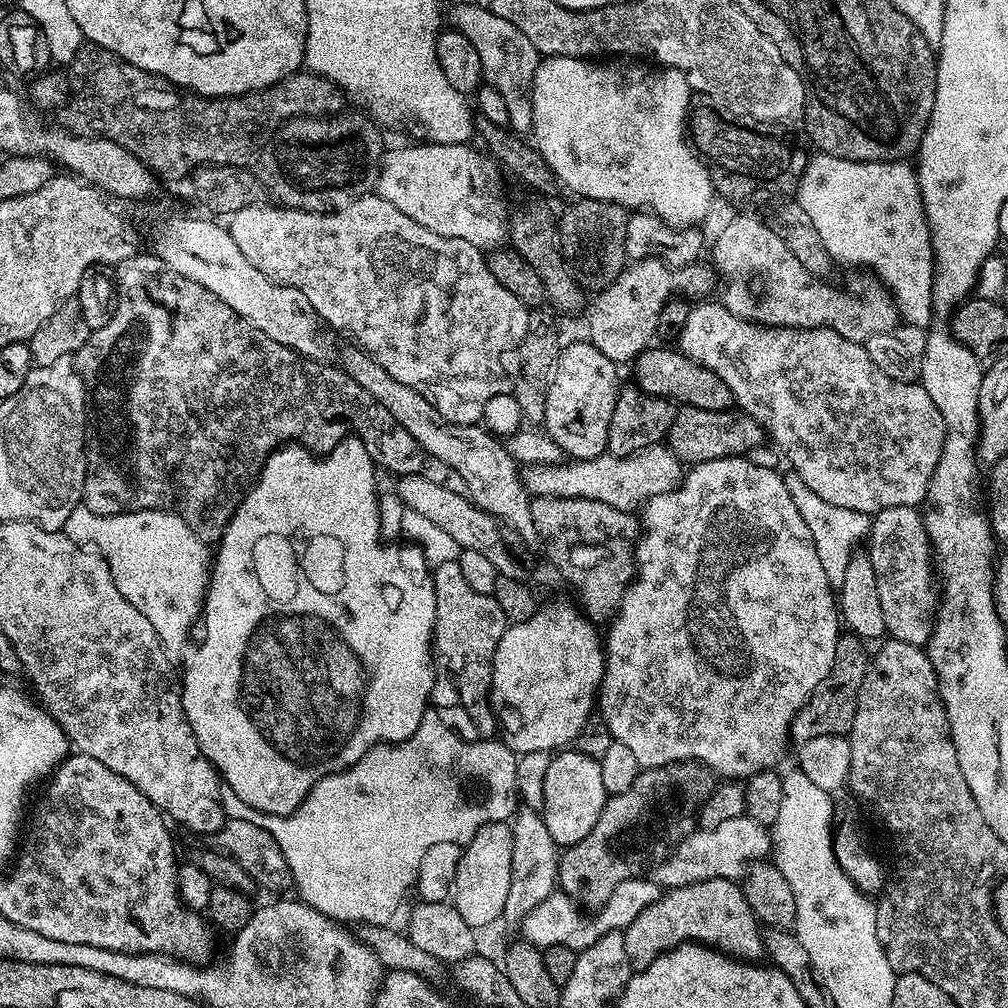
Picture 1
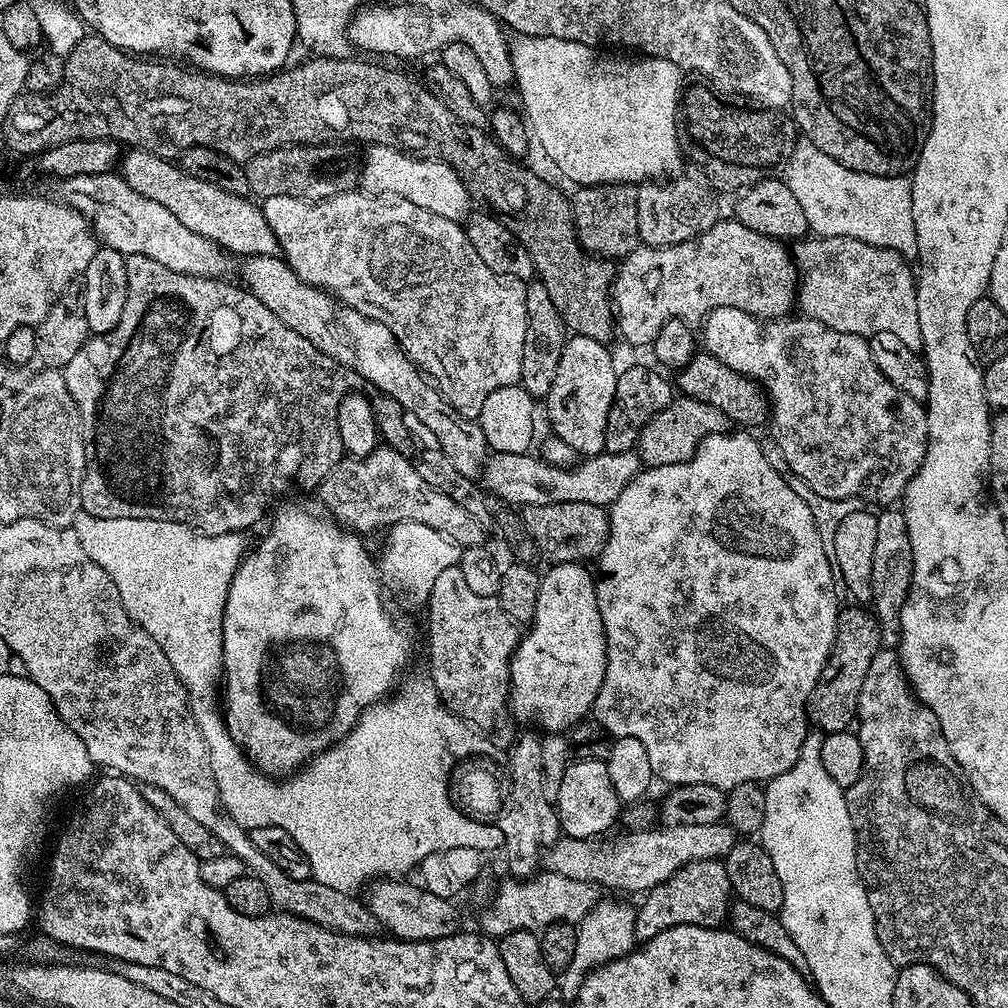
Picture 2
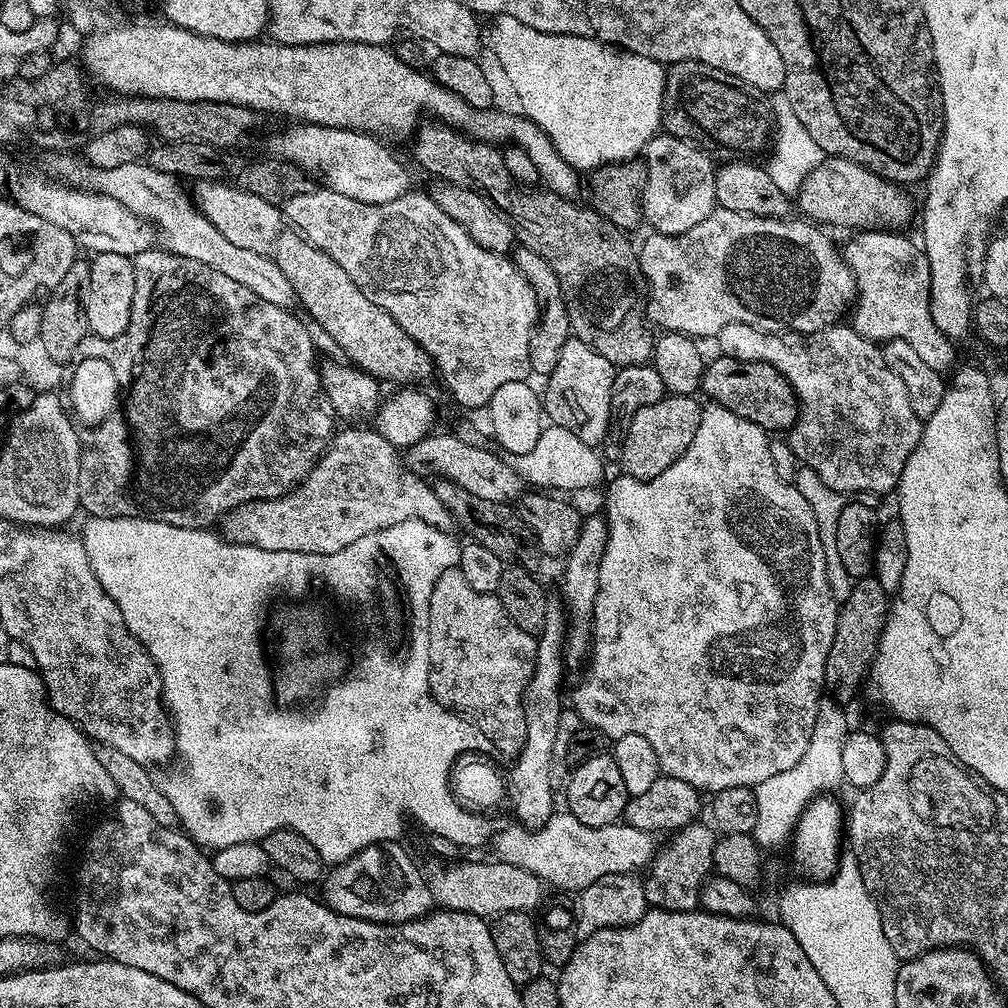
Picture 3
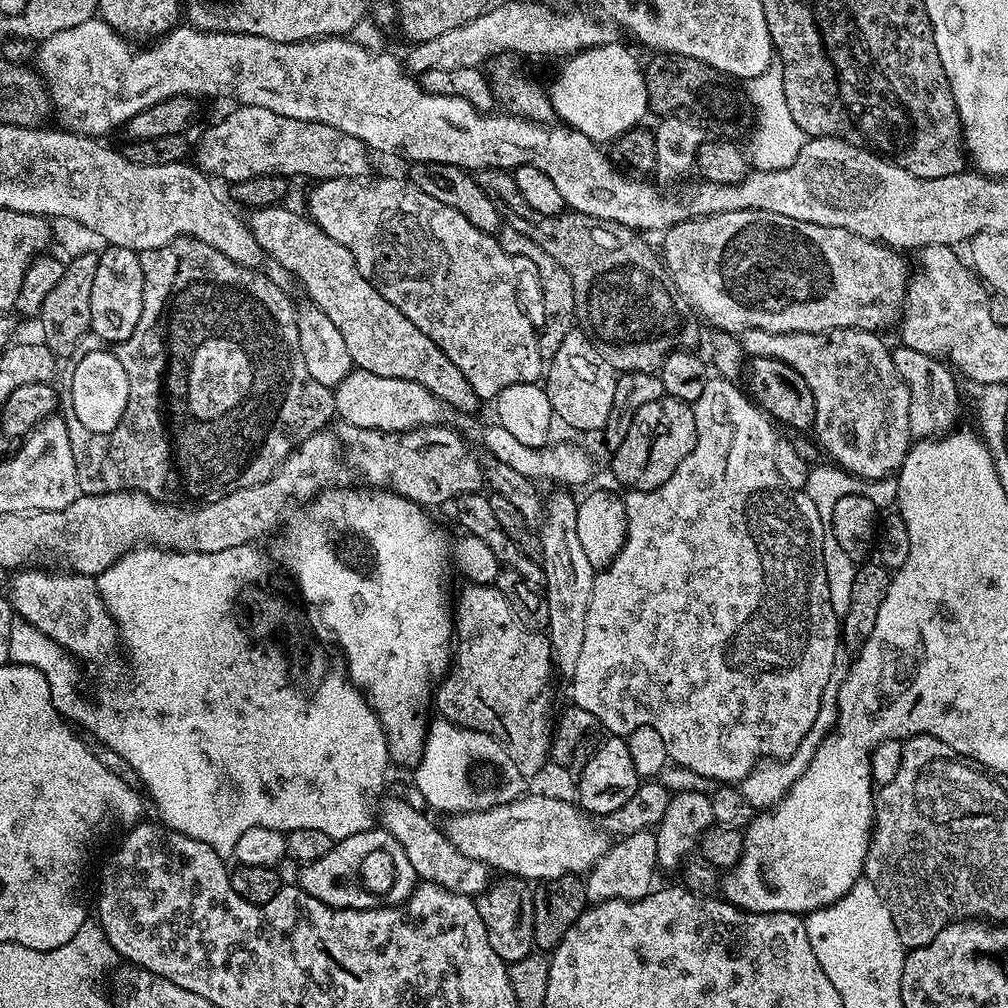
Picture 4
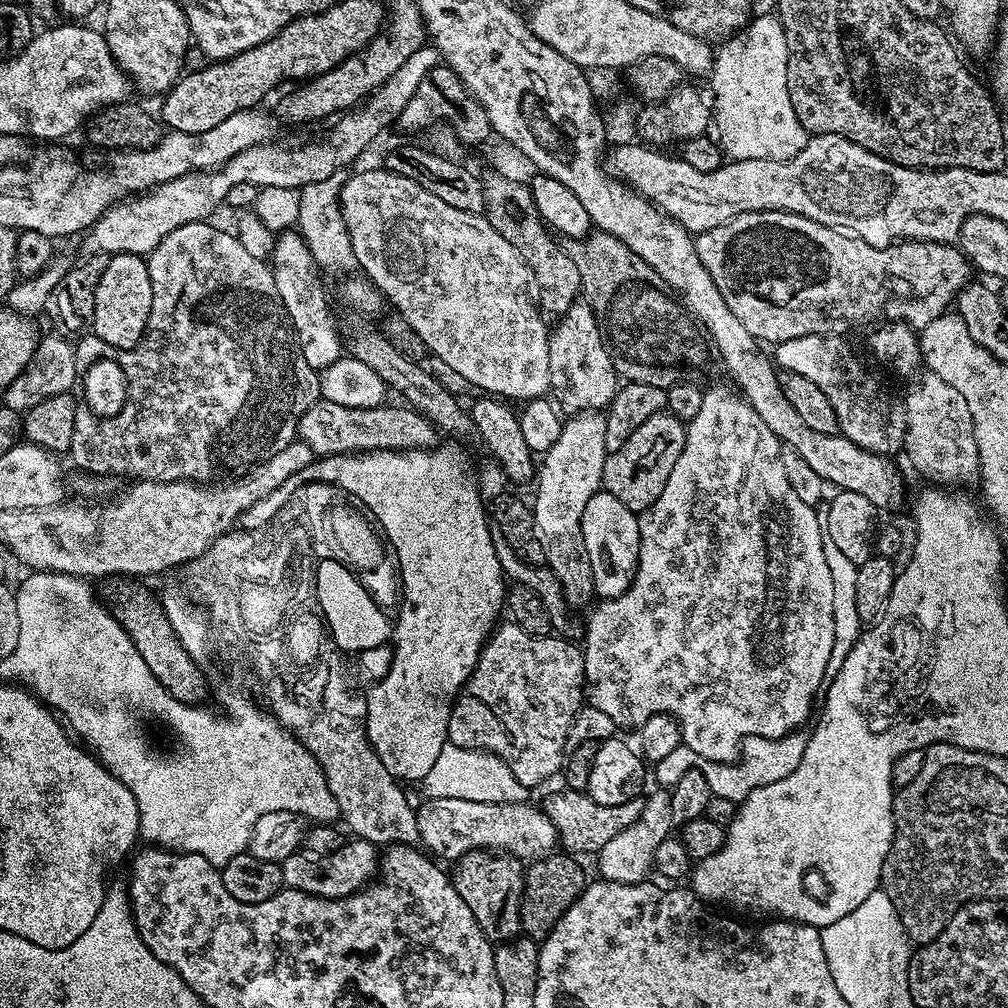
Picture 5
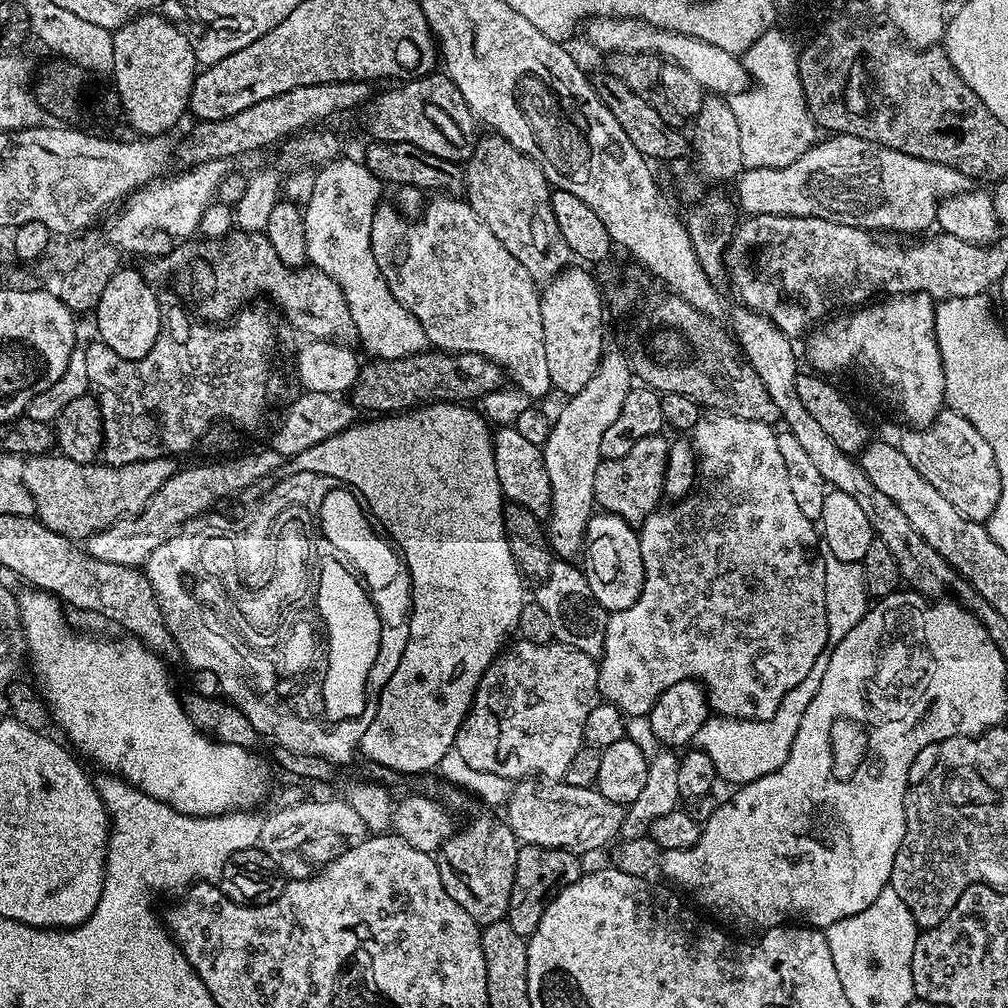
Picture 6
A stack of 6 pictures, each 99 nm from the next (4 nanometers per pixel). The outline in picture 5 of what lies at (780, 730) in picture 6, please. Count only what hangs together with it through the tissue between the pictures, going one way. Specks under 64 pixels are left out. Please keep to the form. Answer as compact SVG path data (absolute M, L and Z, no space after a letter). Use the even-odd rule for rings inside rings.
M802 734L770 739L761 736L747 736L740 745L739 756L734 763L722 764L705 761L701 771L710 785L712 795L727 798L739 804L756 788L770 785L796 770L805 753L807 737Z

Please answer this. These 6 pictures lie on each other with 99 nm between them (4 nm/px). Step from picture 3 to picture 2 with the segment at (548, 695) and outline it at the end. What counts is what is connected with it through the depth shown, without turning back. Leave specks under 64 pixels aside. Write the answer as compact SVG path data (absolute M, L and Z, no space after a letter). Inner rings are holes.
M528 730L525 734L517 735L510 751L507 753L507 785L504 793L504 808L498 817L498 823L504 835L504 848L513 856L508 868L513 877L528 878L537 871L538 861L545 851L561 839L560 817L556 811L556 805L546 795L544 790L544 771L542 770L542 739L535 736L535 731Z

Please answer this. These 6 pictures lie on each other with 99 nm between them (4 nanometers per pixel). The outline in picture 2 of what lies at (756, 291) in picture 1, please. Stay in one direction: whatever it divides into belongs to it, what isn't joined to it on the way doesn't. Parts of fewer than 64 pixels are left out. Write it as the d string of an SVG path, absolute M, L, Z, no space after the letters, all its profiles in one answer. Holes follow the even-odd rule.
M825 236L808 238L799 245L798 264L802 275L798 280L796 302L805 317L822 322L831 329L868 339L874 334L895 334L906 346L916 351L923 349L921 326L918 324L916 276L908 269L909 261L889 248L870 246L858 238Z

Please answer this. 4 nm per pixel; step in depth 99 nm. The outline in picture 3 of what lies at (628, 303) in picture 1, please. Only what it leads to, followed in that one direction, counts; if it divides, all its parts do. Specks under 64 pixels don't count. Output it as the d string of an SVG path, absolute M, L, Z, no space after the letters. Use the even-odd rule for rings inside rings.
M717 207L698 226L686 230L682 234L664 236L660 232L652 232L644 240L644 245L639 245L640 272L644 275L646 292L650 299L646 304L646 312L654 323L664 332L684 332L687 336L701 338L700 336L719 337L722 326L730 322L746 322L746 326L760 328L764 332L817 332L823 328L833 327L840 315L847 313L853 307L856 298L856 276L845 262L839 247L832 245L832 240L827 236L823 227L809 222L807 219L792 220L785 218L778 220L769 216L751 216L750 214L738 214L734 210L726 210Z

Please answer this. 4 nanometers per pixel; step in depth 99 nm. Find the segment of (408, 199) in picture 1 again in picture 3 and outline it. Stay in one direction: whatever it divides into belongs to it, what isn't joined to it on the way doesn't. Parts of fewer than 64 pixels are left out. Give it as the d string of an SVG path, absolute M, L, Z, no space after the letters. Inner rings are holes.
M303 122L293 123L292 128L272 136L268 140L268 148L273 157L286 160L298 166L309 177L320 176L319 183L325 188L334 190L338 194L346 194L346 198L354 198L358 202L367 204L381 204L382 202L394 202L394 198L405 196L413 187L412 176L404 169L404 164L387 148L383 139L377 138L366 132L355 132L349 128L331 128L330 126L318 126Z

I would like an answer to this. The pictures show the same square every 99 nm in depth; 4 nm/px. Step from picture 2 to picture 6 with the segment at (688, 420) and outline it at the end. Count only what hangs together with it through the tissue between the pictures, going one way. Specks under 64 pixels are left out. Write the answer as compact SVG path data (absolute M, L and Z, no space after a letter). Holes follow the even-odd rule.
M661 434L642 438L622 458L601 459L594 474L592 499L597 509L622 518L627 524L639 526L644 519L661 507L662 489L666 478L666 462L670 440Z

